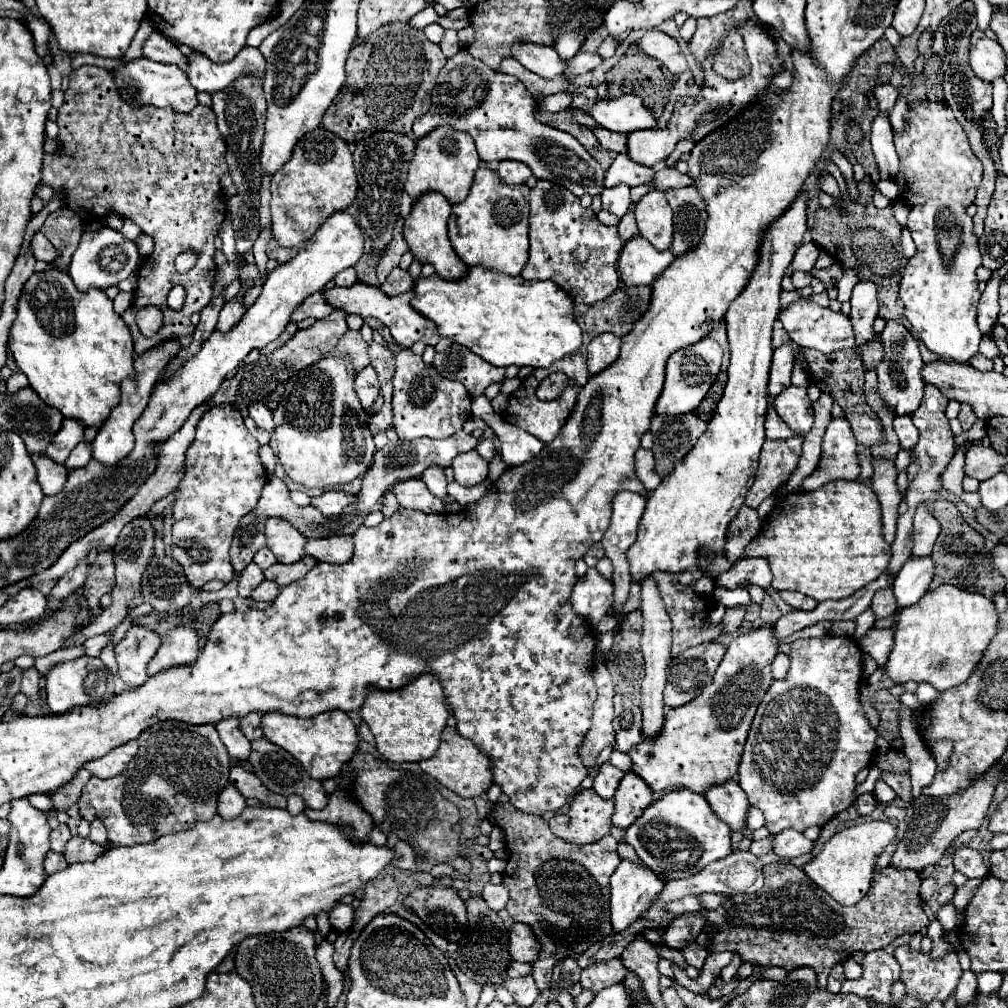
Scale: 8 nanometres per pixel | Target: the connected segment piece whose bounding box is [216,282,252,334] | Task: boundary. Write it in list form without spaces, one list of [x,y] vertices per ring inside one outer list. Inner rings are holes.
[[[246,282],[242,286],[242,290],[238,292],[238,296],[234,300],[228,300],[224,304],[224,308],[220,312],[220,318],[218,318],[218,324],[216,324],[216,330],[218,332],[222,332],[222,334],[230,332],[236,326],[236,322],[242,318],[242,312],[244,312],[244,308],[242,308],[242,292],[248,290],[250,286],[252,286],[252,282]]]

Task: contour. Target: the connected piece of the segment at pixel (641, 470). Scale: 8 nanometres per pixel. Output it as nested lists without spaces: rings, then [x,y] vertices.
[[[638,448],[638,452],[636,452],[636,476],[648,492],[652,492],[660,484],[660,478],[654,472],[654,454],[650,450]]]

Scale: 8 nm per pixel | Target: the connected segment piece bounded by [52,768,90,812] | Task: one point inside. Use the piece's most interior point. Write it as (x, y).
(65, 797)

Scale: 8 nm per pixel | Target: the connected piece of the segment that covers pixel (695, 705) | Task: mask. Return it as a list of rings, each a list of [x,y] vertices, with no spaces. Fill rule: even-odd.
[[[766,622],[760,628],[734,638],[726,648],[712,684],[690,704],[672,708],[666,714],[664,730],[656,740],[644,738],[628,752],[634,764],[632,772],[642,776],[656,792],[688,788],[704,794],[706,788],[732,780],[738,774],[740,756],[756,708],[774,682],[772,660],[778,652],[780,646],[774,634],[774,622]]]

